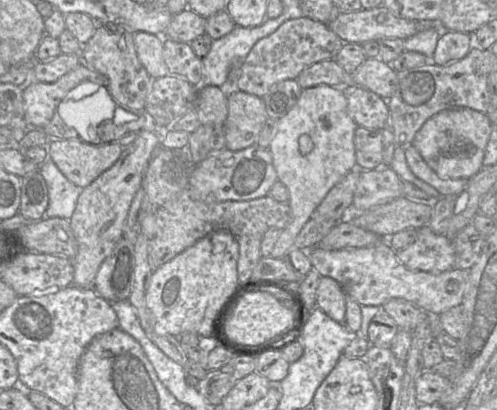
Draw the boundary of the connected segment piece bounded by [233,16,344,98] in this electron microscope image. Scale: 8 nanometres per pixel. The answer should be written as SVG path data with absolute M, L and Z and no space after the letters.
M304 16L287 20L253 46L240 64L240 76L233 88L263 98L276 83L296 79L310 65L334 59L343 44L342 39L322 22Z

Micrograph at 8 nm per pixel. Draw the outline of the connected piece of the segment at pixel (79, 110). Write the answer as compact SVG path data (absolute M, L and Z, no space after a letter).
M106 86L80 100L63 100L57 107L65 124L76 130L80 140L99 144L99 125L114 116L115 103Z

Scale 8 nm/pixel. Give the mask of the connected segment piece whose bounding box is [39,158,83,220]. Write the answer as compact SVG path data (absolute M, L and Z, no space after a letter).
M50 158L39 166L39 172L46 182L49 197L44 218L60 217L69 220L83 188L68 180Z

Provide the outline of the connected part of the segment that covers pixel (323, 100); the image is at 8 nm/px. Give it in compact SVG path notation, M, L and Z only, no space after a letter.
M328 85L302 89L296 104L277 120L276 132L268 150L272 155L278 180L289 191L291 220L280 232L271 257L282 258L293 248L299 232L315 214L327 193L357 168L354 146L357 127L348 112L347 99L342 89Z

